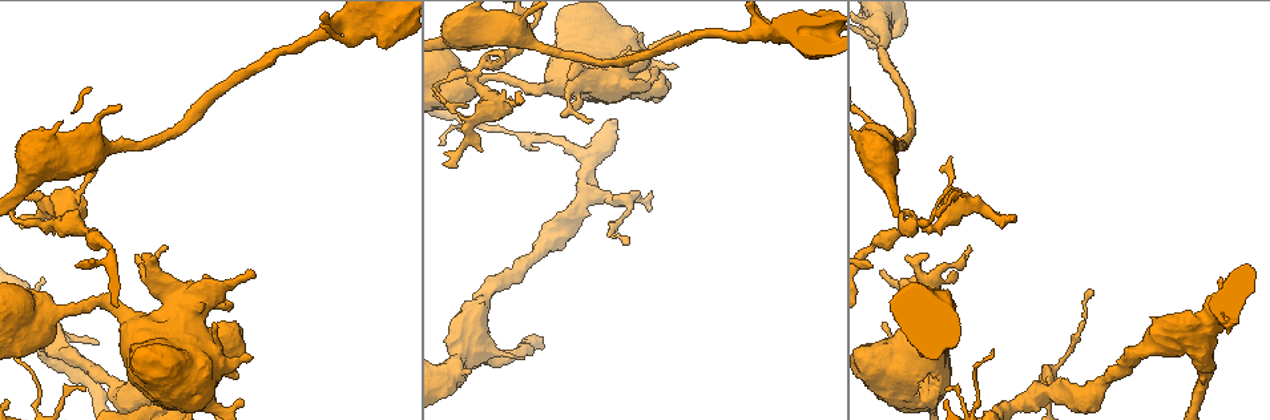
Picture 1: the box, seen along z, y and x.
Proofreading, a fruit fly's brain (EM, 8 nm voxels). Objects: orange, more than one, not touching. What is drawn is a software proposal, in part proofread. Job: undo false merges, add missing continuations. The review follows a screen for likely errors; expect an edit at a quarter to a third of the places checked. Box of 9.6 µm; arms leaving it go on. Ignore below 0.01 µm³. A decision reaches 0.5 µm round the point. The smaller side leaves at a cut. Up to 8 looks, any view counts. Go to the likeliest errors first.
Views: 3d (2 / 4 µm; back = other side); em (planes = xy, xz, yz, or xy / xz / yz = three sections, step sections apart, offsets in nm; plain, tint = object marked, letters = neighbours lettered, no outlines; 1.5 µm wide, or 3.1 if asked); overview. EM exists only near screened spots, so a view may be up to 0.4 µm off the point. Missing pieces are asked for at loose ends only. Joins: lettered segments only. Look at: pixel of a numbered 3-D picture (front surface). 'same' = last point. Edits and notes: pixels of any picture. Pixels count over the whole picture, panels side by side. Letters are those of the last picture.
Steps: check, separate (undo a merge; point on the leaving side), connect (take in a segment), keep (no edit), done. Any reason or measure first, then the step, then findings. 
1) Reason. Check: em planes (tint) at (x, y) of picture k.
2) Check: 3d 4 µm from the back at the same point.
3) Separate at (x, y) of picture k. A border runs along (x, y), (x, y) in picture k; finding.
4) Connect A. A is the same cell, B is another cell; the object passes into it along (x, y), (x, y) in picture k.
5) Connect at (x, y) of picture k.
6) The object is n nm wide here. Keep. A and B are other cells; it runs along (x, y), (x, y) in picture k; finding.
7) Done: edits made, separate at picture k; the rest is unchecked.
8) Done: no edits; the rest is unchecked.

Sharp bend. Check: em planes (letters) at (622, 203) of picture 1.

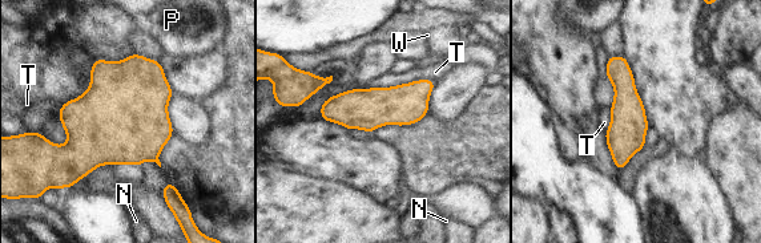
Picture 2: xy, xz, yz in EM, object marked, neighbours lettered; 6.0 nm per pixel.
The object is 120 nm wide here. Keep. N, P, T and W are other cells; a border runs along (435, 81), (355, 89) in picture 2; one neuron here.

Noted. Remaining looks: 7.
Tapers out. Check: 3d 4 µm at (590, 119) of picture 1.

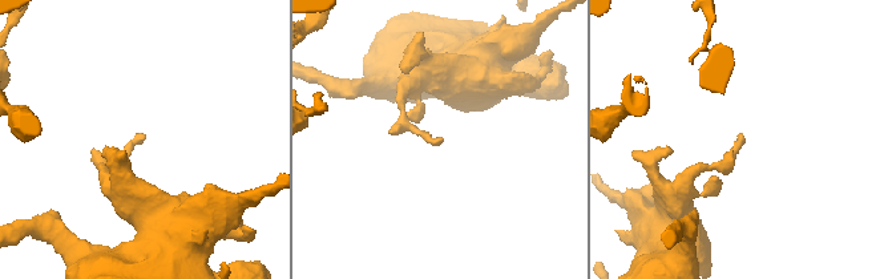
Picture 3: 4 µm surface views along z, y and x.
Check: em planes (letters) at (740, 135) of picture 3.

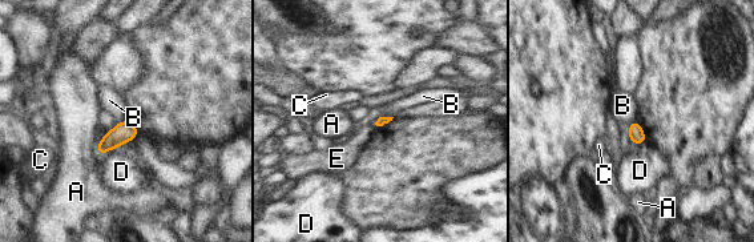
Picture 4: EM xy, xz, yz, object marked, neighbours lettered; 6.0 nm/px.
Keep. A, B, C, D and E are other cells; a border runs along (126, 119), (117, 122) in picture 4; none of them fits.

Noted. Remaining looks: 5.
Free end. Check: em planes (plain) at (442, 163) of picture 1.

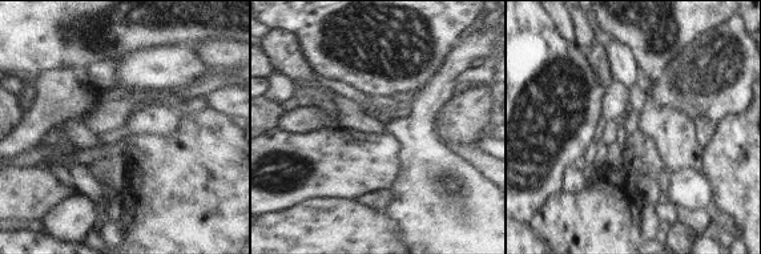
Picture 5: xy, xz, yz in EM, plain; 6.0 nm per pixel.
Check: em planes (letters) at the same point.

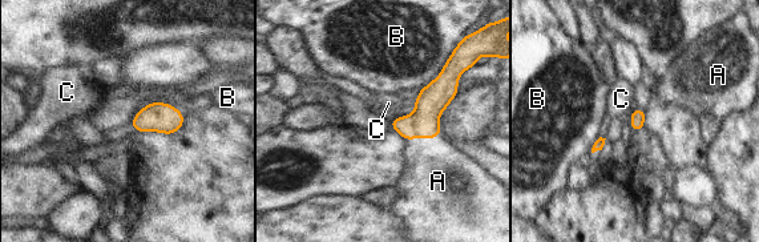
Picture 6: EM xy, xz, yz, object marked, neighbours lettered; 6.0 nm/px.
The longest contact is with B, 260 nm. Connect A. A is the same cell, B and C are other cells; the neuron continues.

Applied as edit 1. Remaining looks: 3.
Done: edits made, connect at picture 6; the rest is unchecked.

